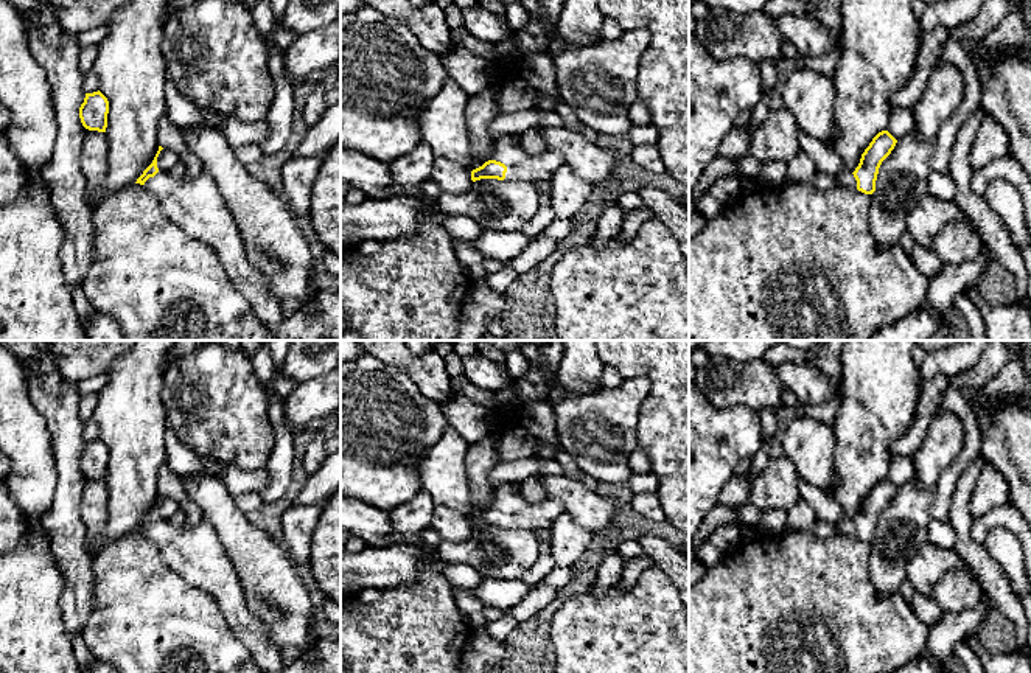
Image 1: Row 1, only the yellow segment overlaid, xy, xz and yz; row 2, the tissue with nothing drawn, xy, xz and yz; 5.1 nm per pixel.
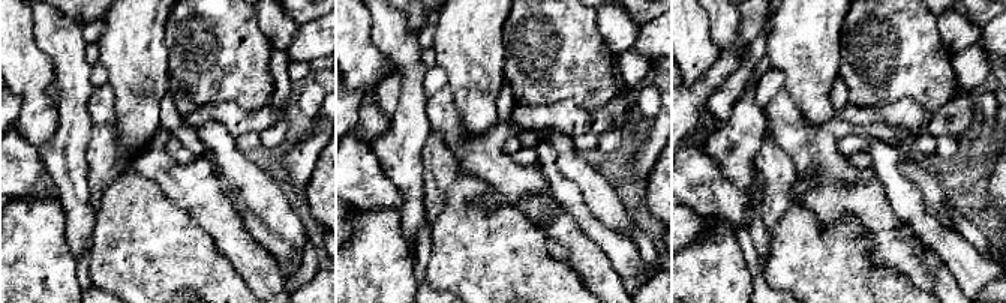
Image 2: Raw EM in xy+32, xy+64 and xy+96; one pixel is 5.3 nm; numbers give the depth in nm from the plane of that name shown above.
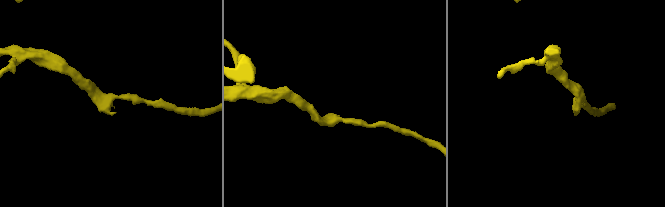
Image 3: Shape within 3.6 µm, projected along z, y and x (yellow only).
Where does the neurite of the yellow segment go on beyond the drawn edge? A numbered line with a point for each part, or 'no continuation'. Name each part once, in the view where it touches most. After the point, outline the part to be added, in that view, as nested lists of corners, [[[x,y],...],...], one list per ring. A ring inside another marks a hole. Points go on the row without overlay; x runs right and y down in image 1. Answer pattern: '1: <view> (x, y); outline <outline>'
1: xz (521, 515); outline [[[510,482],[496,486],[491,508],[507,514],[505,530],[550,528],[554,521],[564,513],[561,500],[544,497],[529,502],[521,491],[521,483]]]

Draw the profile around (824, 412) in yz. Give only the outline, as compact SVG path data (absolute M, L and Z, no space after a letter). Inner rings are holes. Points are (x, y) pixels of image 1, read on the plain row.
M834 396L816 406L804 406L802 413L834 427L840 406L841 398Z

